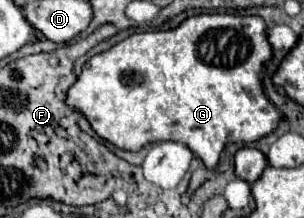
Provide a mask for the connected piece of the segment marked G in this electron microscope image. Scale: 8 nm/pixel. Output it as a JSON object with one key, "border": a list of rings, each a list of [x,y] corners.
{"border":[[[190,16],[172,30],[132,34],[110,50],[92,56],[68,90],[66,104],[80,112],[102,140],[122,150],[138,152],[146,144],[172,140],[186,144],[206,168],[214,168],[226,144],[256,142],[270,134],[282,118],[262,94],[260,84],[260,70],[270,56],[272,48],[266,40],[266,24],[260,16]]]}

